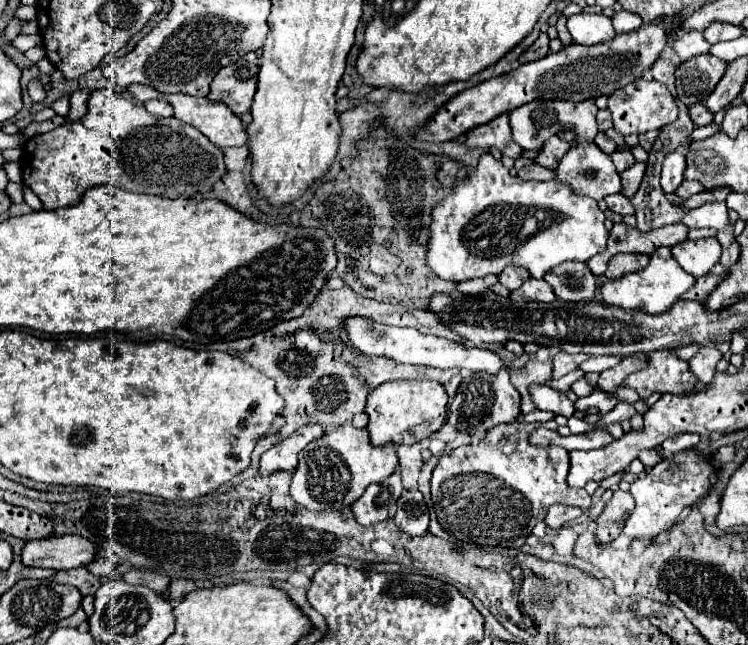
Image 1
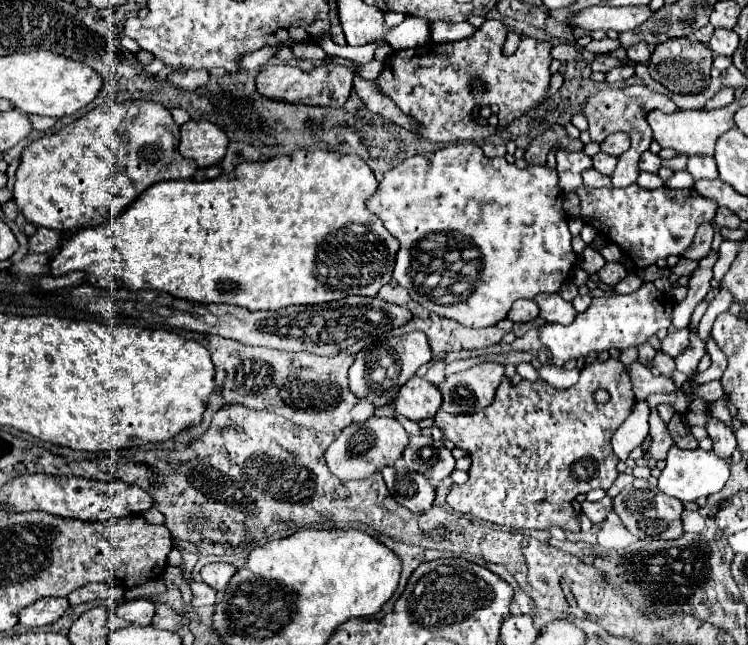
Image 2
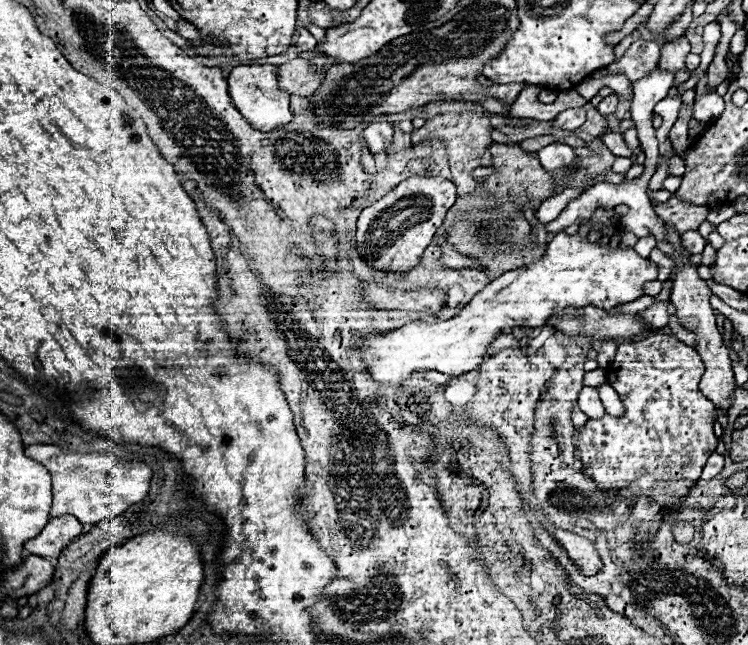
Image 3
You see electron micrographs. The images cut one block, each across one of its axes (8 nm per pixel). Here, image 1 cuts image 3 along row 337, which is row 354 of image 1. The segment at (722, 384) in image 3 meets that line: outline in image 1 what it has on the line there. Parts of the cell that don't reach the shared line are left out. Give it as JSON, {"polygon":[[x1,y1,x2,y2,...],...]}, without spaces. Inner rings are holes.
{"polygon":[[702,346,698,354,688,362,692,374,698,378,702,384,710,384,714,372,716,372,716,362,722,358,720,350,716,346]]}

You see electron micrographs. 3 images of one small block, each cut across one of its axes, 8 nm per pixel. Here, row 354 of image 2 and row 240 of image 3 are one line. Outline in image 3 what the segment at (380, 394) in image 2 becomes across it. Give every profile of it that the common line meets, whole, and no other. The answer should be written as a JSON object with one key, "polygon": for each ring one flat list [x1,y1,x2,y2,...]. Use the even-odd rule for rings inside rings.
{"polygon":[[412,176,400,182,390,194,376,204,362,210,358,218,356,250,368,266,382,272,404,274,410,272,422,258,426,246,432,242,446,212,456,202,456,186,444,178]]}

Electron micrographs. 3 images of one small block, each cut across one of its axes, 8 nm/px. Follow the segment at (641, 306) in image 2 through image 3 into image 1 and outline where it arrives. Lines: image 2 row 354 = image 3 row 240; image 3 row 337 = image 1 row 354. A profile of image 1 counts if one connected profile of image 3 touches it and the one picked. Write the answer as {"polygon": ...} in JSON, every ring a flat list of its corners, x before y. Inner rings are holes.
{"polygon":[[348,318,344,322,344,328,352,344,358,350,362,350,366,356,384,356,400,364,418,364,418,366,432,366,432,368,442,368,442,370,468,368,472,372,488,372,488,374,498,374,500,368,506,368,506,364,496,352,472,348,462,342,452,342,452,340,438,338,438,336,424,336,422,332,414,328,396,328,396,326,376,324,366,318]]}

